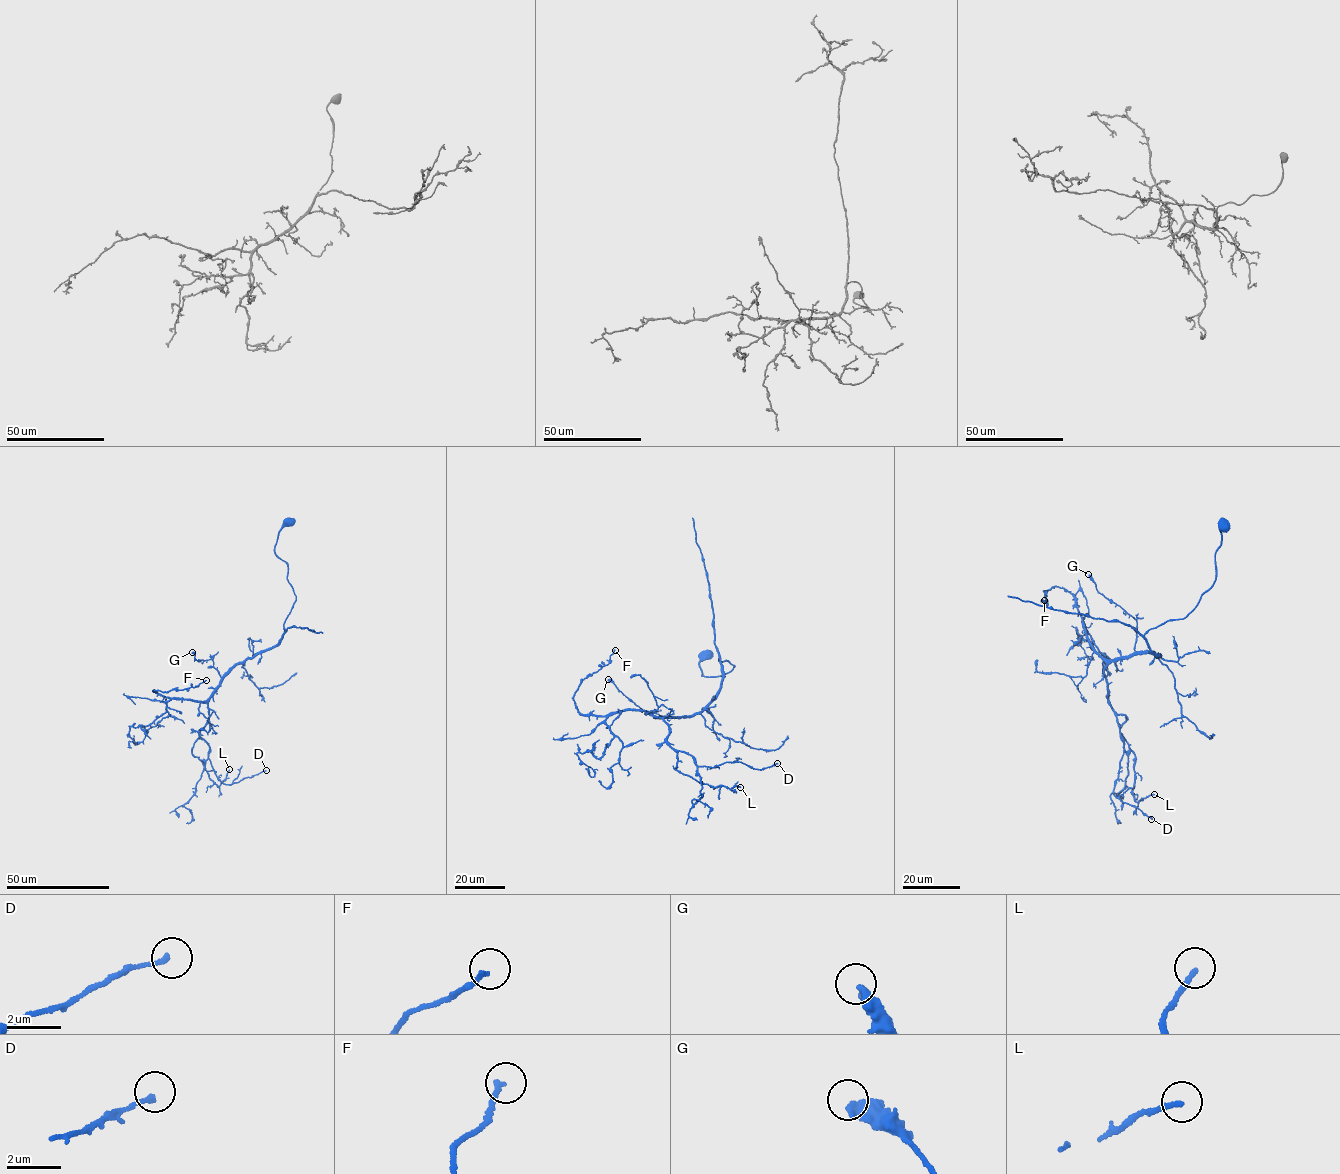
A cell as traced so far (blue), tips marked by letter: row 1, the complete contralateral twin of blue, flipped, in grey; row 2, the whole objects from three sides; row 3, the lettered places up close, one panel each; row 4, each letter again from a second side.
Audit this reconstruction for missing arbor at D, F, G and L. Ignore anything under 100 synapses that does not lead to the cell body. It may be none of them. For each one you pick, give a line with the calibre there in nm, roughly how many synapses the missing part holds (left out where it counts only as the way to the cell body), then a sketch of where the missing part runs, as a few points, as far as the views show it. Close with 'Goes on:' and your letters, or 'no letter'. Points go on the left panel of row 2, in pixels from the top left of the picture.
Goes on: no letter

